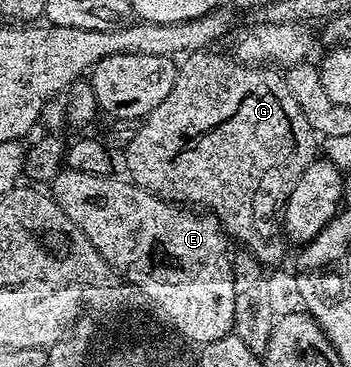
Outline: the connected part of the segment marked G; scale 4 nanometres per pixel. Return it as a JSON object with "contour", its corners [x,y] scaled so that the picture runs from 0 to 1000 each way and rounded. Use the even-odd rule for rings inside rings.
{"contour":[[[567,139],[544,144],[527,158],[530,169],[507,177],[501,226],[490,226],[490,248],[456,292],[444,292],[390,343],[385,376],[359,398],[353,425],[359,425],[359,460],[368,490],[379,493],[402,515],[416,515],[425,526],[442,526],[450,537],[473,548],[493,548],[521,564],[561,564],[575,575],[595,575],[621,594],[632,621],[670,659],[681,657],[687,676],[726,698],[746,725],[772,728],[792,722],[815,700],[815,668],[821,649],[809,632],[809,572],[815,548],[832,531],[832,510],[855,499],[855,477],[866,477],[872,458],[900,433],[895,403],[909,403],[912,384],[895,351],[866,324],[866,302],[855,302],[855,281],[832,259],[832,248],[815,232],[812,207],[792,210],[778,185],[726,183],[709,172],[692,172],[675,161],[652,166],[644,155],[618,155],[610,139]]]}

